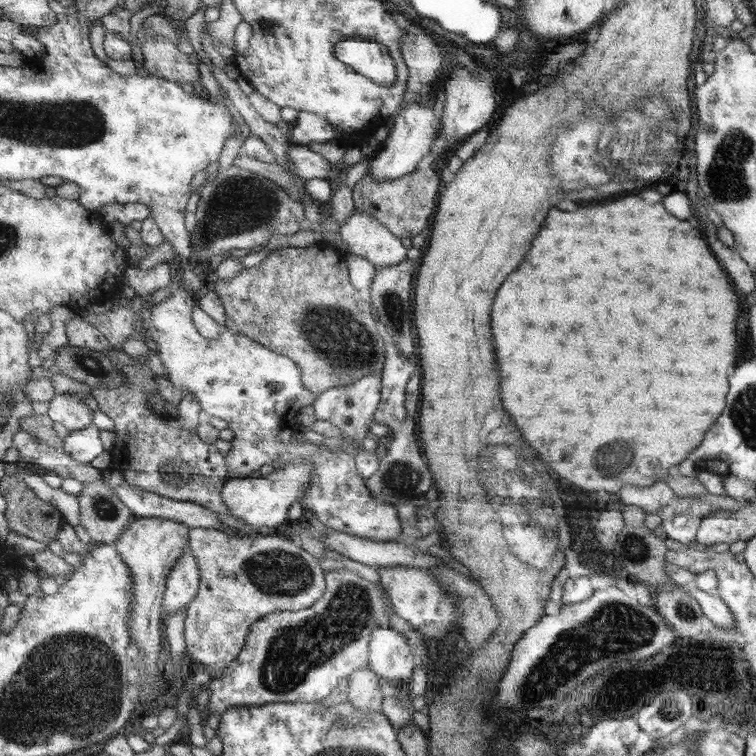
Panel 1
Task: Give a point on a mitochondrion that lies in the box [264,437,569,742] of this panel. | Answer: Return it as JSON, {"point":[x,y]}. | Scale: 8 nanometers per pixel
{"point":[540,537]}

